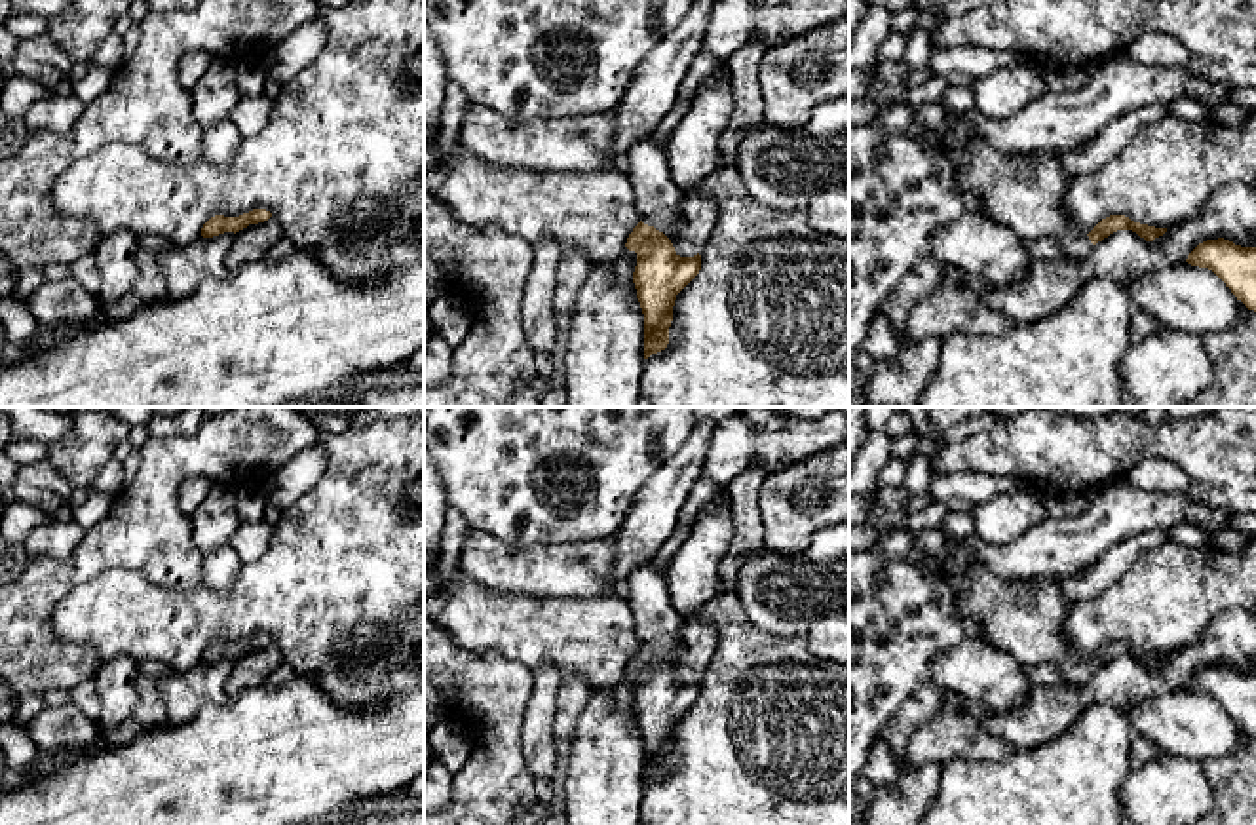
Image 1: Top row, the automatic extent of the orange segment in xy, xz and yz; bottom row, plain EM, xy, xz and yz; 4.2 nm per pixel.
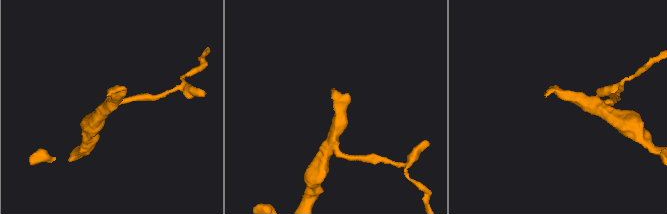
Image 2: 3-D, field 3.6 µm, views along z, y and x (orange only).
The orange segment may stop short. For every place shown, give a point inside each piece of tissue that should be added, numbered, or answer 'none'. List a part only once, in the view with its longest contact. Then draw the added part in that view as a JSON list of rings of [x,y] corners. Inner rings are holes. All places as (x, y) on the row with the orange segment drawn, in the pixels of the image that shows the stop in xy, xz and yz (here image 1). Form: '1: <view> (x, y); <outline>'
1: xz (656, 194); [[[648,133],[629,148],[623,169],[631,181],[640,221],[659,232],[667,230],[684,196],[669,169],[667,143]]]

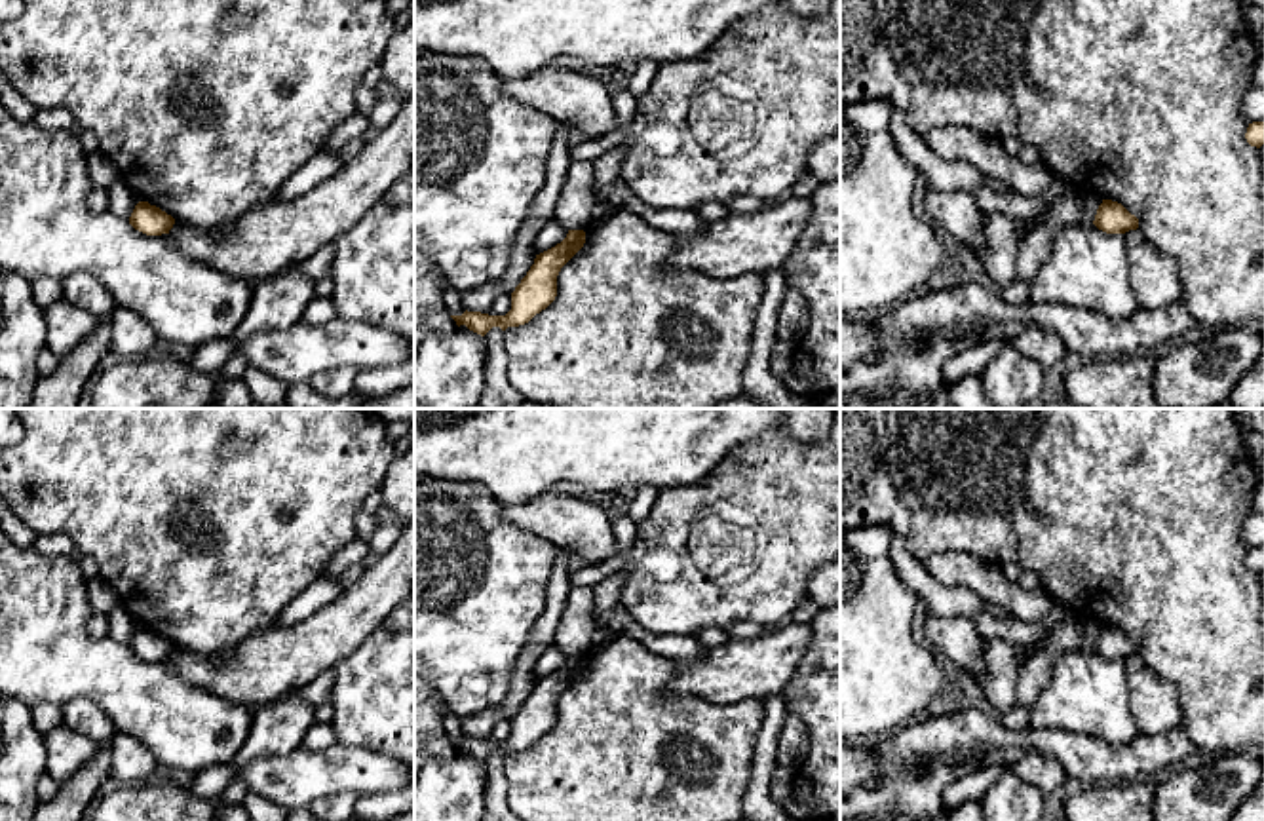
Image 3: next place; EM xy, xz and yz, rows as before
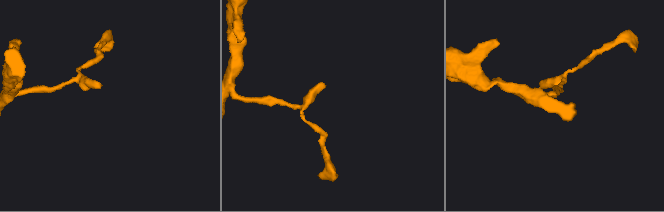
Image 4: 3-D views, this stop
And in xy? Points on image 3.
none

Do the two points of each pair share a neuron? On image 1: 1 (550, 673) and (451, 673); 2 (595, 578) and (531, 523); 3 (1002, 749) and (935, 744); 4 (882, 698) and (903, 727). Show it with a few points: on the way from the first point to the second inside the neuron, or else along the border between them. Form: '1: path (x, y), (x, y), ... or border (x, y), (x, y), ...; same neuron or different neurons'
1: border (534, 671), (531, 700), (521, 717); different neurons
2: border (599, 537), (512, 550); different neurons
3: path (985, 748), (979, 744), (952, 744); same neuron
4: border (928, 687), (913, 694), (880, 734); different neurons

